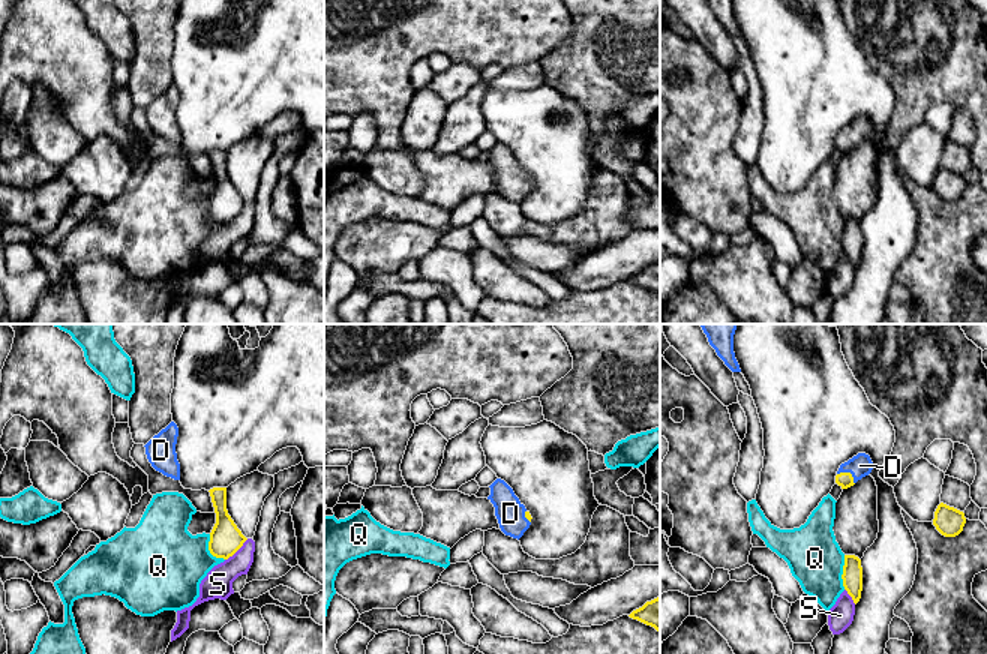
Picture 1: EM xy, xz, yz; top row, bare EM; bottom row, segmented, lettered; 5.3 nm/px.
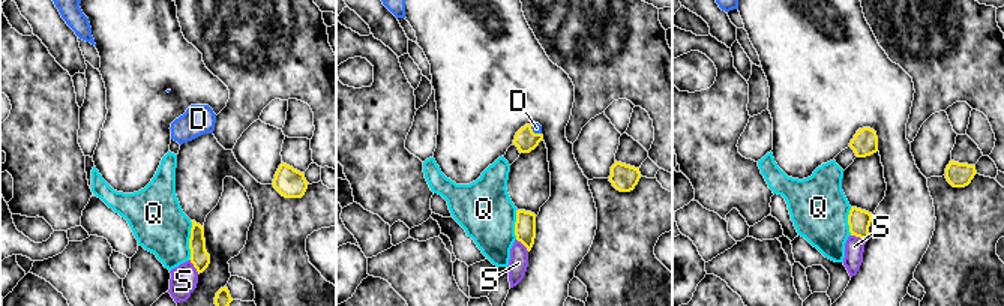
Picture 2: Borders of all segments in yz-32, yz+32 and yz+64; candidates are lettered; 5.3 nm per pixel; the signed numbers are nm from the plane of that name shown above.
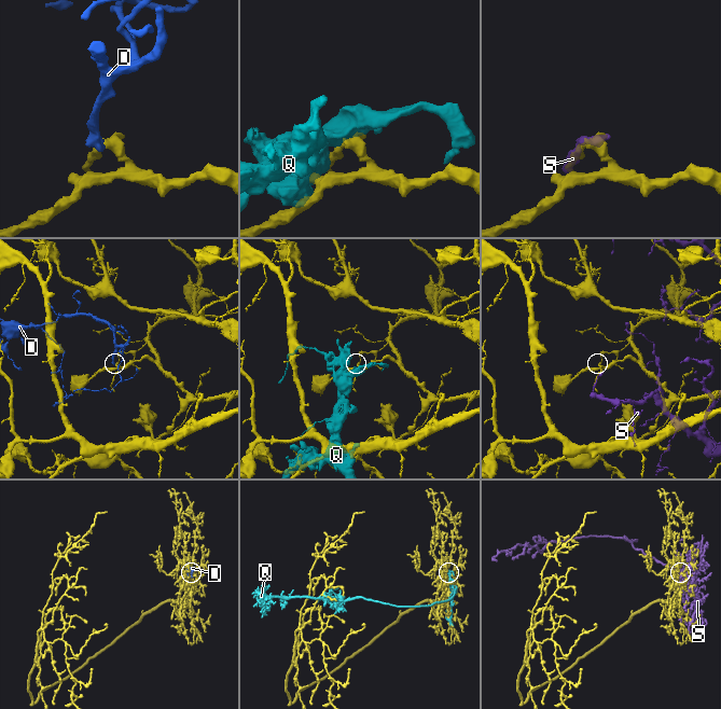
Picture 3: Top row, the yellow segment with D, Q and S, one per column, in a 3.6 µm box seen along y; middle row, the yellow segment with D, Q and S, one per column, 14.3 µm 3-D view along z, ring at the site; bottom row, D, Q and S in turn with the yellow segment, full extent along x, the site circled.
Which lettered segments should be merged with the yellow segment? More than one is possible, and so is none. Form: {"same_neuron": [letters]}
{"same_neuron": ["D"]}

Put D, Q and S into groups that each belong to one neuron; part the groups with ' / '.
D / Q / S

